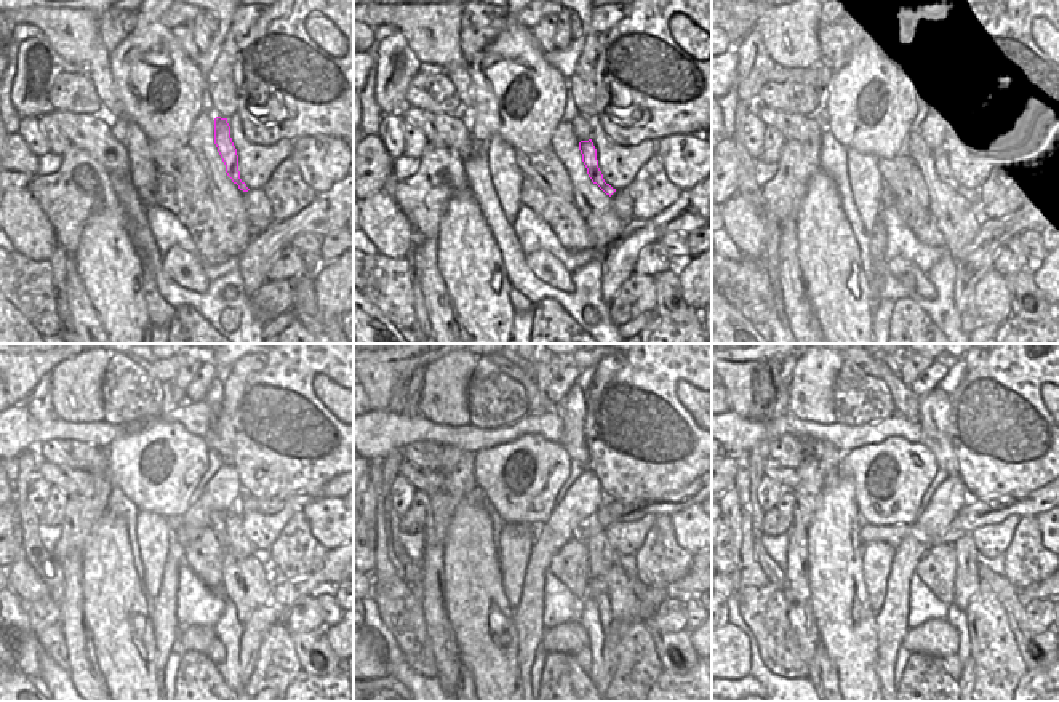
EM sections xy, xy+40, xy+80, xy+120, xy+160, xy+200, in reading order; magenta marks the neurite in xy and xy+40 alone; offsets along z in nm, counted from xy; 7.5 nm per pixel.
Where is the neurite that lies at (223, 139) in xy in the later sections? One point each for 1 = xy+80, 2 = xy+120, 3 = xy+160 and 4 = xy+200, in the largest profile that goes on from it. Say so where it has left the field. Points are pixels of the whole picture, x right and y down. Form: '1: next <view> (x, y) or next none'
1: next xy+80 (943, 162)
2: next xy+120 (239, 544)
3: next xy+160 (602, 555)
4: next xy+200 (967, 582)

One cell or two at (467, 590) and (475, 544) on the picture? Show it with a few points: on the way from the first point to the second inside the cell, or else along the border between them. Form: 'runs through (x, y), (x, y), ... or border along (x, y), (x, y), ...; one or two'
runs through (471, 579), (471, 555); one

